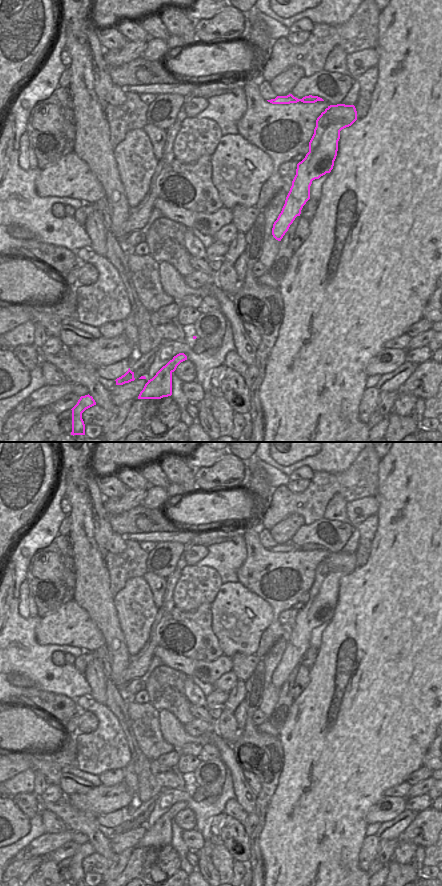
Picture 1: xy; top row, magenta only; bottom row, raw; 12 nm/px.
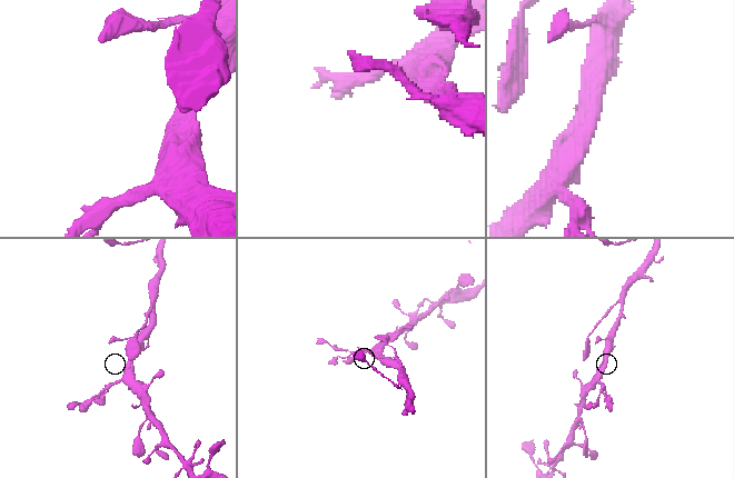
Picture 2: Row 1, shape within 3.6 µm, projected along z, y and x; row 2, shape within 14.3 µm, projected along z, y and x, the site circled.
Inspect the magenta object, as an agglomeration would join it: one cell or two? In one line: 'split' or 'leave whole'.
leave whole

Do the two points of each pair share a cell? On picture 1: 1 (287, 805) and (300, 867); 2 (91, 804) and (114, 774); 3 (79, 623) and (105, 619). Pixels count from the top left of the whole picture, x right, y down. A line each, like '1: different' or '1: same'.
1: same
2: different
3: different

